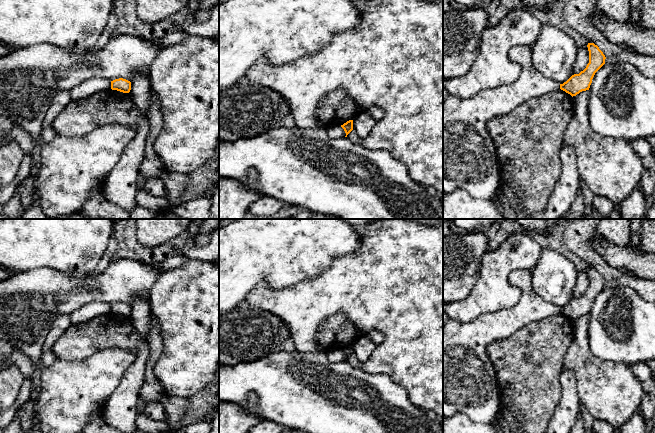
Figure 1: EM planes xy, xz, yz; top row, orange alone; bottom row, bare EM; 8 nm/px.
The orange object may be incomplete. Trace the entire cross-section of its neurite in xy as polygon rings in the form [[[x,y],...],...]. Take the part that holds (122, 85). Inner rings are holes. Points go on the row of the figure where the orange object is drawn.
[[[123,78],[115,79],[111,81],[111,89],[129,93],[131,90],[131,82]]]

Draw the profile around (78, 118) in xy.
[[[110,89],[78,101],[71,100],[56,117],[52,126],[56,134],[67,137],[83,136],[99,127],[110,124],[122,124],[137,130],[140,116],[140,109],[135,105],[130,93]]]

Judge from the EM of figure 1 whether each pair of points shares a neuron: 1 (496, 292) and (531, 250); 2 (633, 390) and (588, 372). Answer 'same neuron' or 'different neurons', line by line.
1: same neuron
2: same neuron

